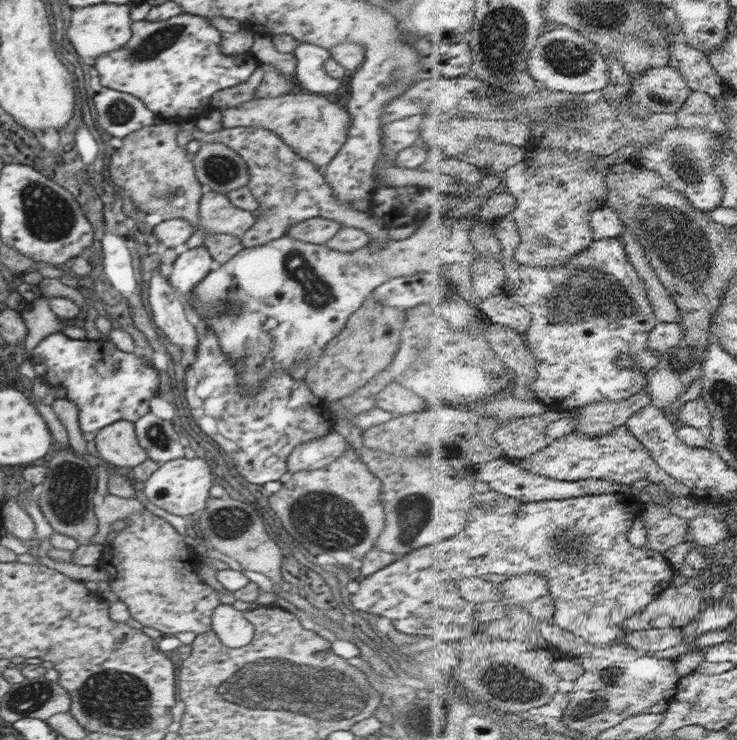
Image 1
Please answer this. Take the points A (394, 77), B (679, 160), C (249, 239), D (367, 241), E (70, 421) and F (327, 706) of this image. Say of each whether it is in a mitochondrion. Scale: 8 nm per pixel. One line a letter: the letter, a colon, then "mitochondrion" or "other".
A: mitochondrion
B: mitochondrion
C: other
D: other
E: other
F: mitochondrion

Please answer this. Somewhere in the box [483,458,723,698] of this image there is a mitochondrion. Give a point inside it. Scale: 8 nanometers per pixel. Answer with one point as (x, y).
(562, 545)

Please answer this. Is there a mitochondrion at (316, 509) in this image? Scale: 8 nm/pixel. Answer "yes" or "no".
yes

